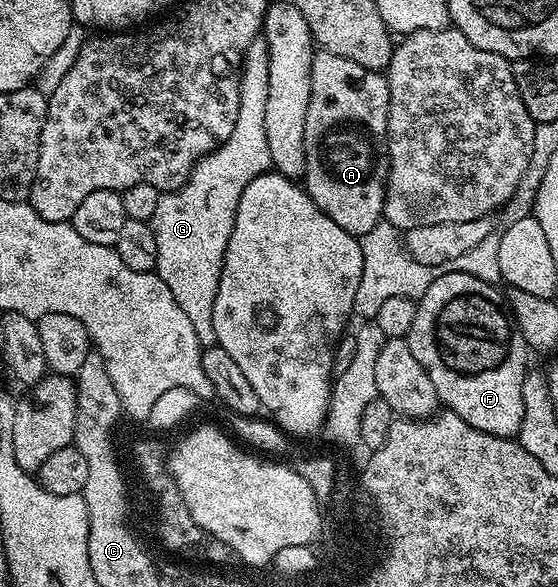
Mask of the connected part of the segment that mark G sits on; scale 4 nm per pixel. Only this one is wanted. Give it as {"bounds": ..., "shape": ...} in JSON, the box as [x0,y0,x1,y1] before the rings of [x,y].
{"bounds":[150,37,272,347],"shape":[[[260,37],[254,39],[243,54],[243,65],[239,73],[239,112],[233,125],[233,133],[229,133],[222,145],[216,151],[204,155],[184,187],[174,193],[160,194],[157,201],[157,213],[151,218],[150,224],[155,229],[157,237],[157,265],[155,271],[169,285],[169,293],[181,305],[185,317],[193,325],[193,333],[197,333],[203,347],[216,346],[213,333],[213,301],[217,301],[217,289],[221,281],[221,269],[225,249],[229,245],[229,233],[233,233],[233,225],[237,217],[237,205],[241,201],[241,193],[249,181],[258,175],[272,170],[269,157],[269,141],[265,141],[265,101],[269,98],[269,53],[267,41]]]}

